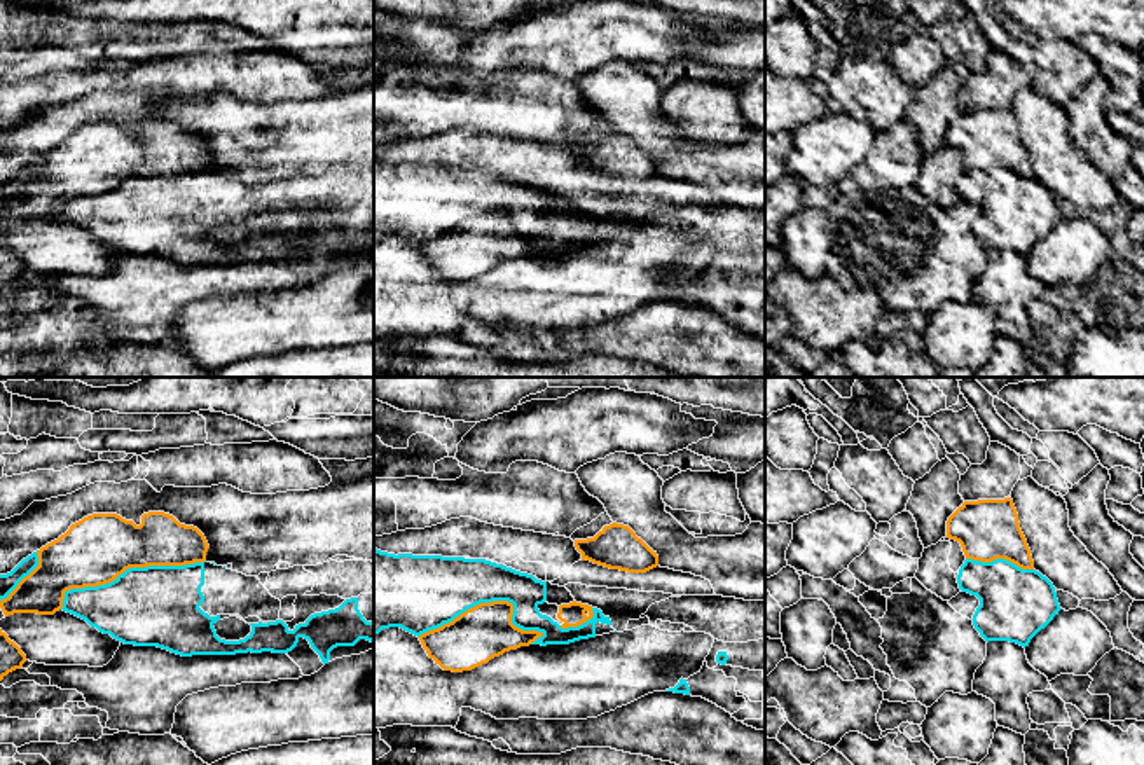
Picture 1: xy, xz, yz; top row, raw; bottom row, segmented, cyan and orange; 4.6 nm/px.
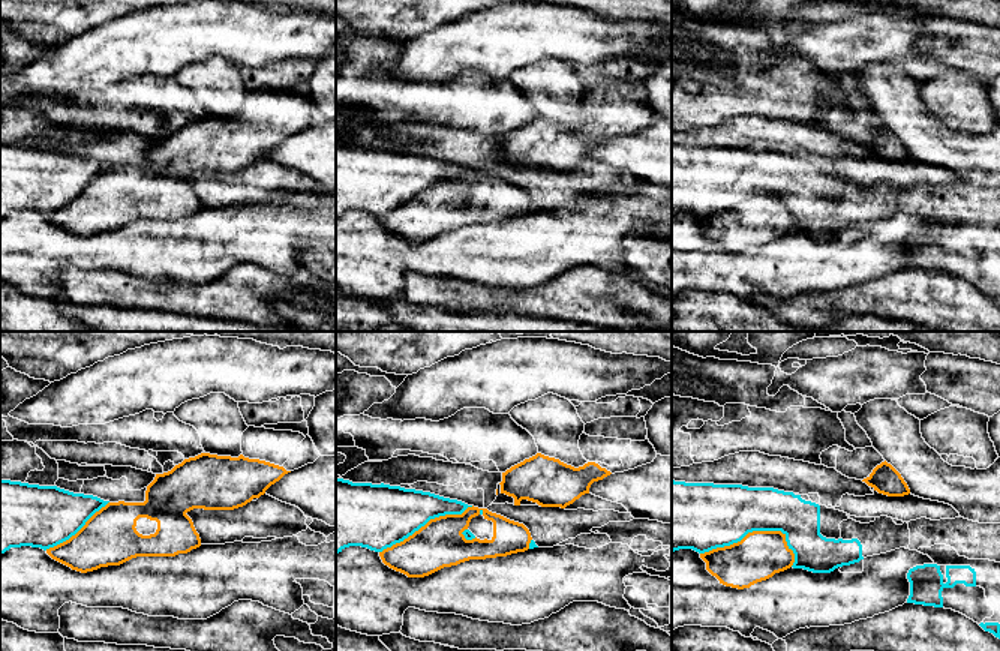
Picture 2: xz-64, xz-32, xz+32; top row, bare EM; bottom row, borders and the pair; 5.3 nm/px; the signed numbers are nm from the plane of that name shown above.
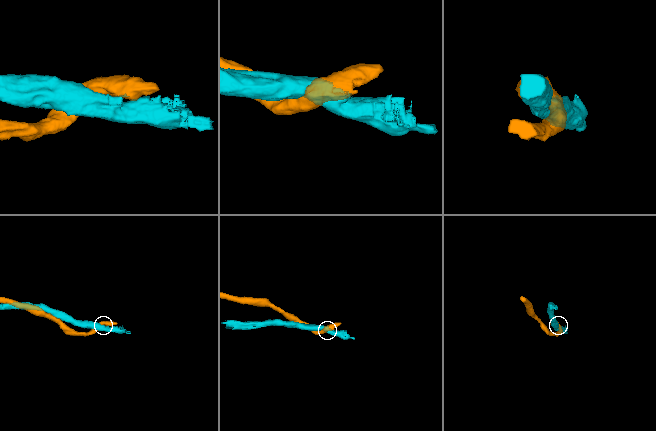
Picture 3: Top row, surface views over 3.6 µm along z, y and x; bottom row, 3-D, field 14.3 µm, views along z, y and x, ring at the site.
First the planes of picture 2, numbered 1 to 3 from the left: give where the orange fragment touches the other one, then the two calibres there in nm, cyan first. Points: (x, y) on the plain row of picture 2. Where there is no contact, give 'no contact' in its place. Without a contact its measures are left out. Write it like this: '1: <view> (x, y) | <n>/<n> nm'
1: xz-64 (77, 195) | 340/300 nm
2: xz-32 (426, 186) | 340/260 nm
3: xz+32 (756, 194) | 340/260 nm

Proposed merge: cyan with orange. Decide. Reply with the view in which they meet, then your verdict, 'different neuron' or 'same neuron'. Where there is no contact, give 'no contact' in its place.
xy | different neuron

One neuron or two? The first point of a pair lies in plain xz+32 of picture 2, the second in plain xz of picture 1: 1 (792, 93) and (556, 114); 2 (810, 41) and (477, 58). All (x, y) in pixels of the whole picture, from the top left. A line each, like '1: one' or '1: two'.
1: one
2: one

